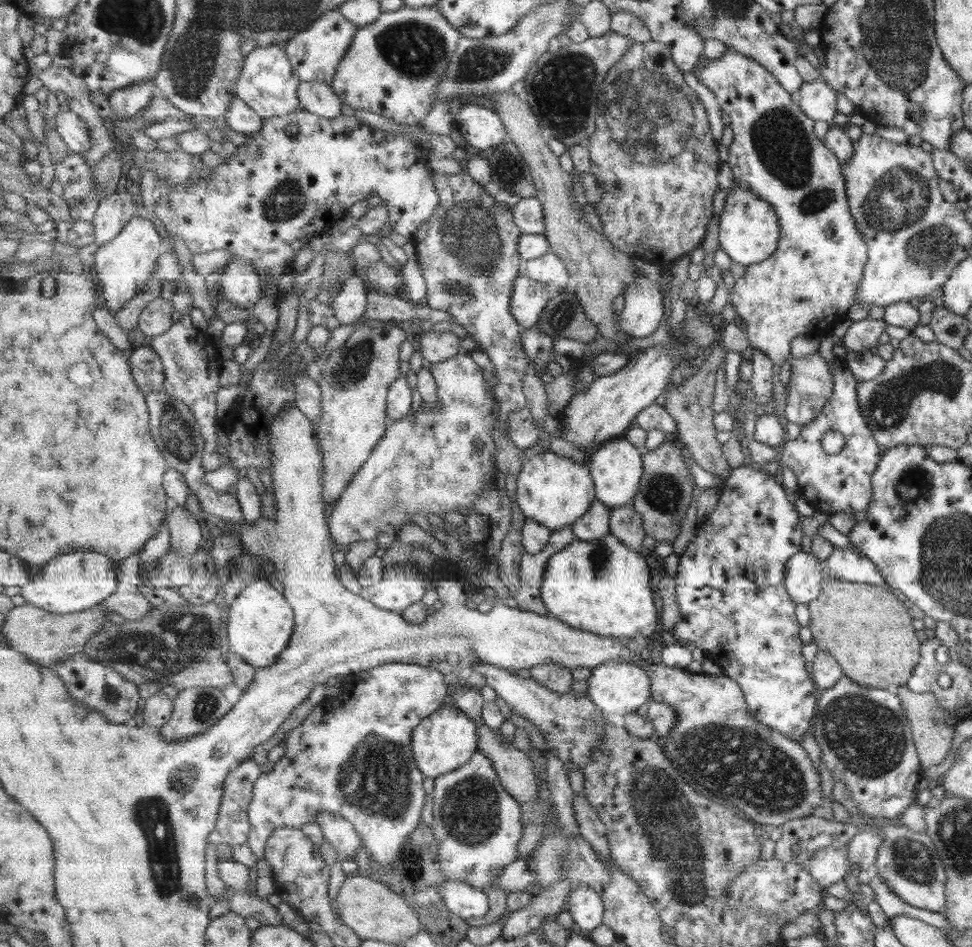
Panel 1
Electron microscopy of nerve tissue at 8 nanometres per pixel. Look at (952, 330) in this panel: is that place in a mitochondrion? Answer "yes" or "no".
yes

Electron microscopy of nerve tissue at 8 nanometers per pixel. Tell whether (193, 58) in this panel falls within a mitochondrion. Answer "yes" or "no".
yes

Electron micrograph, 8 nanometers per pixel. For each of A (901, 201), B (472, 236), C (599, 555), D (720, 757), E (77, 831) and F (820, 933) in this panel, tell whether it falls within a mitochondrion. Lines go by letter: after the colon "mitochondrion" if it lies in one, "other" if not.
A: mitochondrion
B: mitochondrion
C: mitochondrion
D: mitochondrion
E: other
F: other

